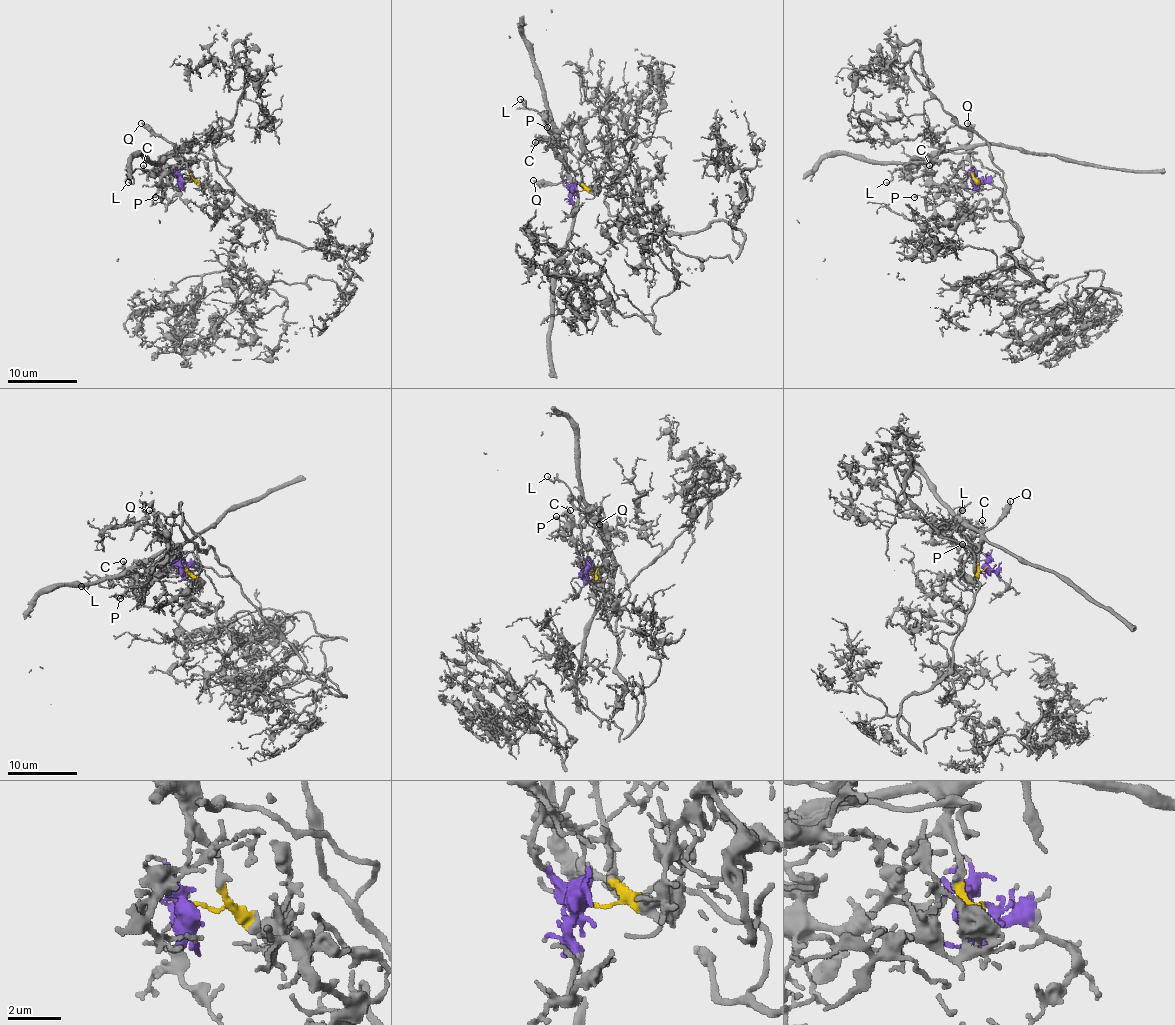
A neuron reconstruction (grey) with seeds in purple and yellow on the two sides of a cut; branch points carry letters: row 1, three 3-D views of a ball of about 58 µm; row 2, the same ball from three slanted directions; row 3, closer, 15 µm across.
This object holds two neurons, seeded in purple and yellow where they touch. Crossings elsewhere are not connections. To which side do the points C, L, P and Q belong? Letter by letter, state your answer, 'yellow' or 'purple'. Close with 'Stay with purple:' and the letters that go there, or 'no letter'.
C: purple
L: purple
P: purple
Q: yellow
Stay with purple: C, L, P

